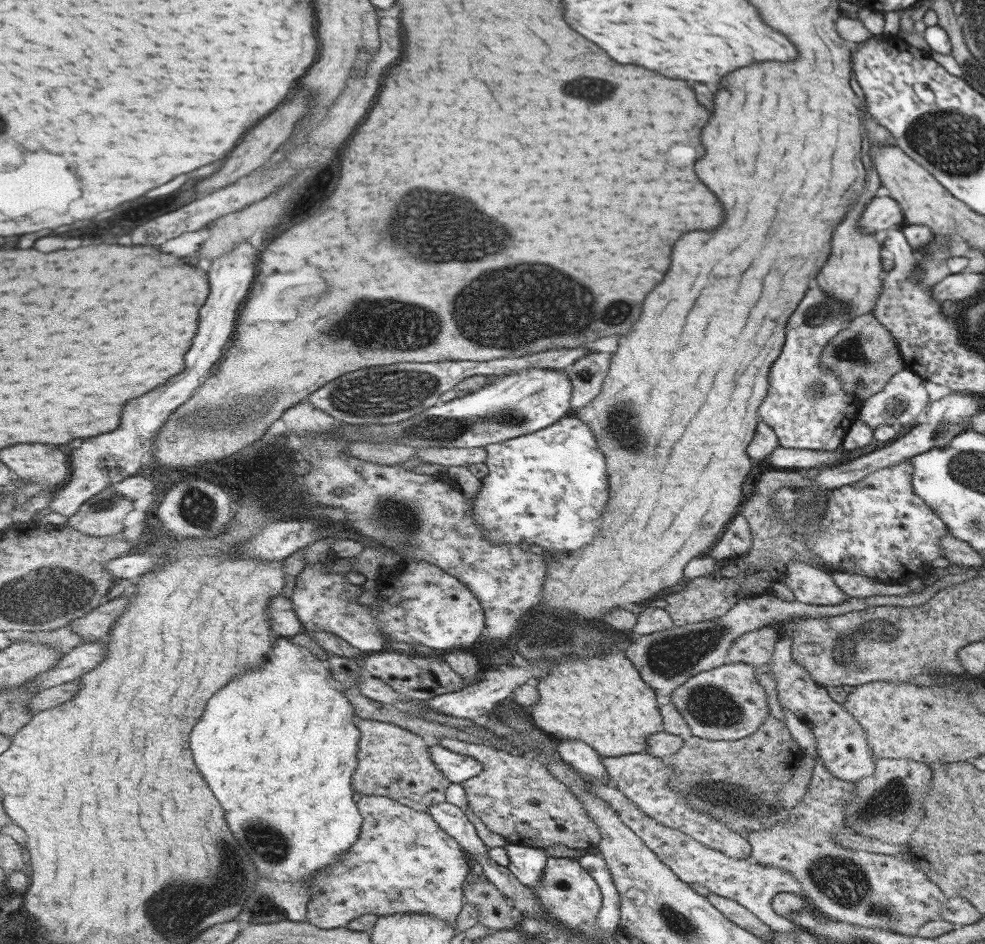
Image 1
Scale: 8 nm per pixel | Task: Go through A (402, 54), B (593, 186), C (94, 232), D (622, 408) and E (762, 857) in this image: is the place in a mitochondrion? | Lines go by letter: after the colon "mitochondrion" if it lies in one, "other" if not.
A: other
B: other
C: other
D: mitochondrion
E: other

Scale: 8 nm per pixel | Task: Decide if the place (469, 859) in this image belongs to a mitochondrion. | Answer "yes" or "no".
no

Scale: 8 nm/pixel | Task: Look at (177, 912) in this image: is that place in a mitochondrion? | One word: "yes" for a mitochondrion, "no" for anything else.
yes

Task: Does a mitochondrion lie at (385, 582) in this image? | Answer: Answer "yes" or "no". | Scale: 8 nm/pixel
no

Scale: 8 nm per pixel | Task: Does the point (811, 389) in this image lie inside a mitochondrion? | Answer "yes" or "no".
yes

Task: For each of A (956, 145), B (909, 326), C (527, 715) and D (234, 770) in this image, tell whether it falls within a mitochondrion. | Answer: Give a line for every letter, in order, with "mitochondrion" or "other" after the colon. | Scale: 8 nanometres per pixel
A: mitochondrion
B: other
C: other
D: other

